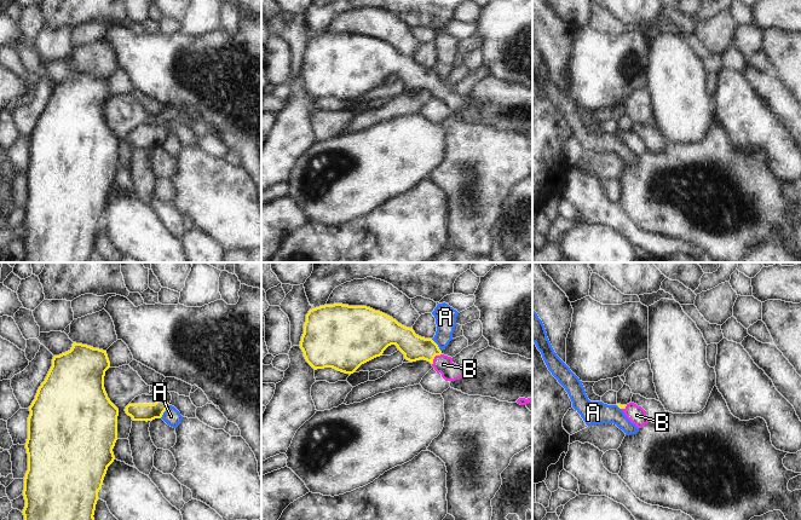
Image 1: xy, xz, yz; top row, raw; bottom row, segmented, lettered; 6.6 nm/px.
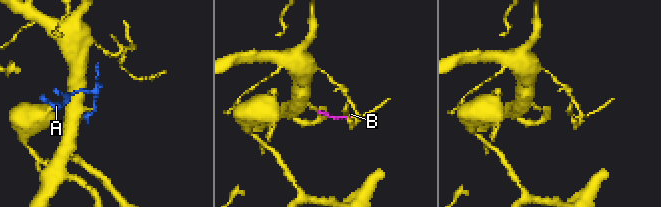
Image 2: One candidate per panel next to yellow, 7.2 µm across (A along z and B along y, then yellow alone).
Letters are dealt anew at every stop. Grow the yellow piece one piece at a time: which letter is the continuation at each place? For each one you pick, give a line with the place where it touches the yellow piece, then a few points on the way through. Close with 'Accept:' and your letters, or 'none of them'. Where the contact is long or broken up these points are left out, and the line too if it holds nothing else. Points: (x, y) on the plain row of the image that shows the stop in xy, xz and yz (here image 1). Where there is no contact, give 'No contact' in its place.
B: Touches yellow at xz (433, 87). Path across: xz (414, 76), (424, 78), (433, 87), (443, 93)
Accept: B.

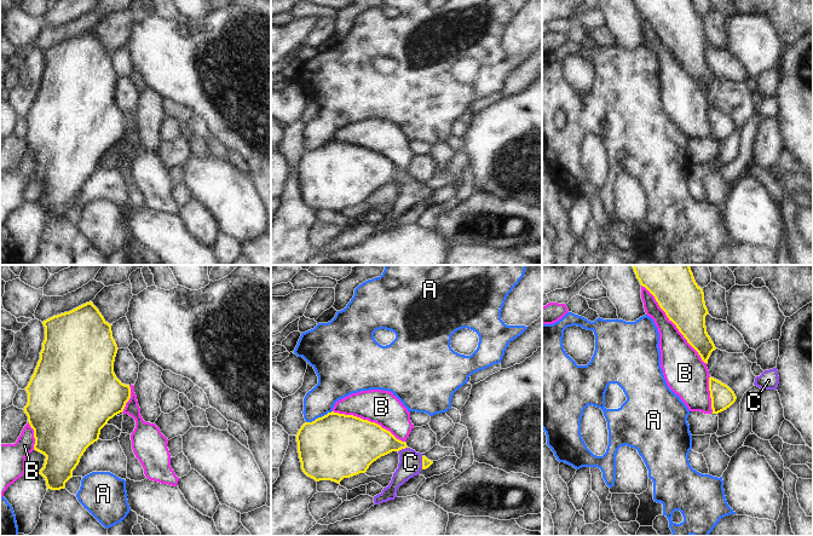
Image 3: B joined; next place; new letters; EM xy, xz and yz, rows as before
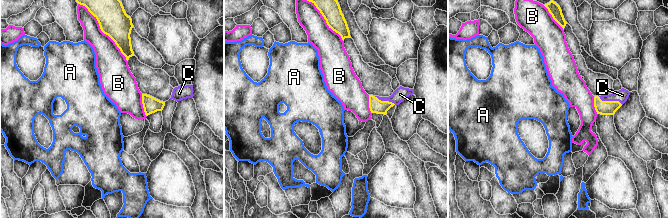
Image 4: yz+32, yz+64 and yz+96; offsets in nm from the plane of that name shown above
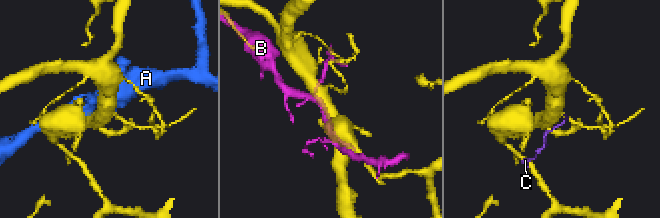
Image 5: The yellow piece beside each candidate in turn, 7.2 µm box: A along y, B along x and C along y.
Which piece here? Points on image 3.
C: Touches yellow at xz (422, 191). Path across: xz (426, 191), (422, 191), (410, 191)
Accept: C.

